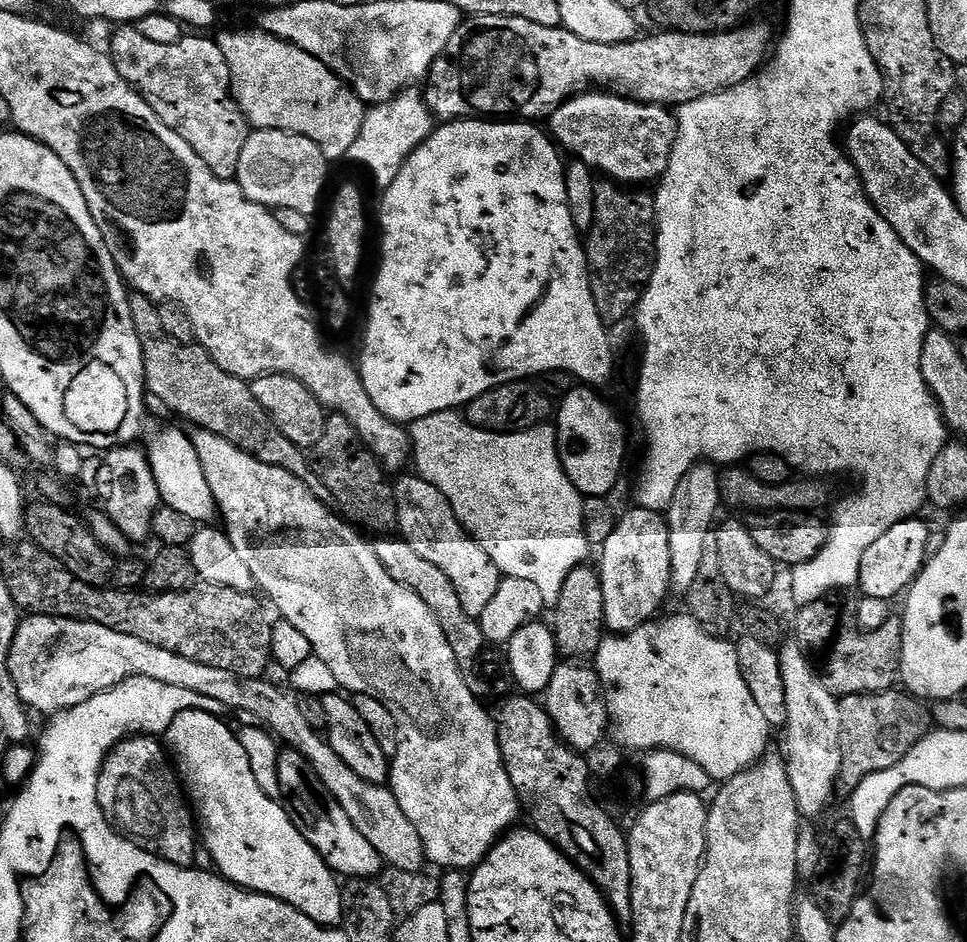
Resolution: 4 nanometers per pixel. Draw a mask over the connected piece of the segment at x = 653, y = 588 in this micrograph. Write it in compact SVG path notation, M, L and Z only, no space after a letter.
M633 507L631 511L617 519L615 530L602 545L601 552L604 553L600 556L600 564L598 563L604 599L604 622L607 631L612 634L633 632L641 628L643 624L649 623L657 615L655 612L663 606L668 592L673 591L667 519L661 513L651 512L645 508Z

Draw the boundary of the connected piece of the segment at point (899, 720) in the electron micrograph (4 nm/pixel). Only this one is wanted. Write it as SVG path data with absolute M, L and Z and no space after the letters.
M904 690L867 692L861 696L842 696L840 717L842 718L842 766L839 787L845 790L857 788L870 774L890 770L918 742L922 742L933 727L929 709L917 697Z

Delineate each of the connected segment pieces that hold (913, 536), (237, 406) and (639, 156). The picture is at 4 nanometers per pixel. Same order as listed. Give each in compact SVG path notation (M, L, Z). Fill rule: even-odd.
M909 518L890 526L890 530L886 530L886 534L877 538L862 554L858 585L860 592L864 596L882 598L889 602L895 601L895 596L903 597L924 569L928 559L926 538L929 531L929 525L924 525L920 518Z
M132 292L128 297L130 314L134 318L134 330L142 346L144 359L144 387L152 392L173 412L184 420L189 420L196 428L206 430L226 438L246 454L266 462L270 466L285 468L294 474L320 500L329 499L326 486L320 475L314 471L305 449L294 446L278 426L264 413L262 406L254 398L249 381L226 374L205 348L193 342L179 344L162 330L162 318L156 301L146 298L140 292Z
M581 90L552 109L546 128L569 157L580 160L593 173L621 186L648 186L644 184L664 175L676 145L676 116L668 112L667 107L639 104L615 92Z

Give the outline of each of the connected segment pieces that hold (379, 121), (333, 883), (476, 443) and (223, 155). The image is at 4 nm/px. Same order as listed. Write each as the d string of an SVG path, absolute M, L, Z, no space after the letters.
M397 94L384 104L369 107L364 114L362 130L358 138L354 138L354 146L350 146L348 151L347 159L368 168L373 182L380 190L391 186L409 154L434 130L434 117L427 104L419 95L408 95Z
M208 710L200 712L183 712L178 714L178 718L174 718L174 722L170 722L166 733L166 748L170 753L170 759L178 769L178 775L182 781L182 787L190 801L191 807L194 809L195 819L198 821L199 831L202 833L202 844L208 847L208 852L212 855L215 871L223 876L225 880L230 880L234 884L239 884L241 888L250 892L260 892L263 896L273 896L279 900L285 900L290 906L294 906L302 914L306 914L306 918L310 918L314 922L325 926L336 926L344 919L344 893L342 891L341 881L335 872L326 866L324 859L316 853L314 846L310 846L310 842L306 842L306 838L302 838L302 834L294 826L294 822L288 816L288 812L284 809L283 803L279 799L267 796L262 790L262 786L258 786L258 782L254 778L254 770L250 770L250 758L246 758L246 750L242 750L239 735L235 731L231 732L222 721L216 716L211 716Z
M453 410L415 420L410 425L410 435L415 471L446 494L446 502L450 502L458 522L490 554L494 566L504 576L534 582L542 590L545 605L555 606L566 578L587 561L584 559L590 551L584 532L585 497L570 482L562 466L555 427L545 422L522 432L487 432L478 430L459 411Z
M120 26L112 36L110 55L118 74L166 122L174 134L186 138L190 150L223 180L235 180L238 158L250 135L248 119L240 113L230 91L230 66L215 39L188 34L170 46L150 42L135 26Z

